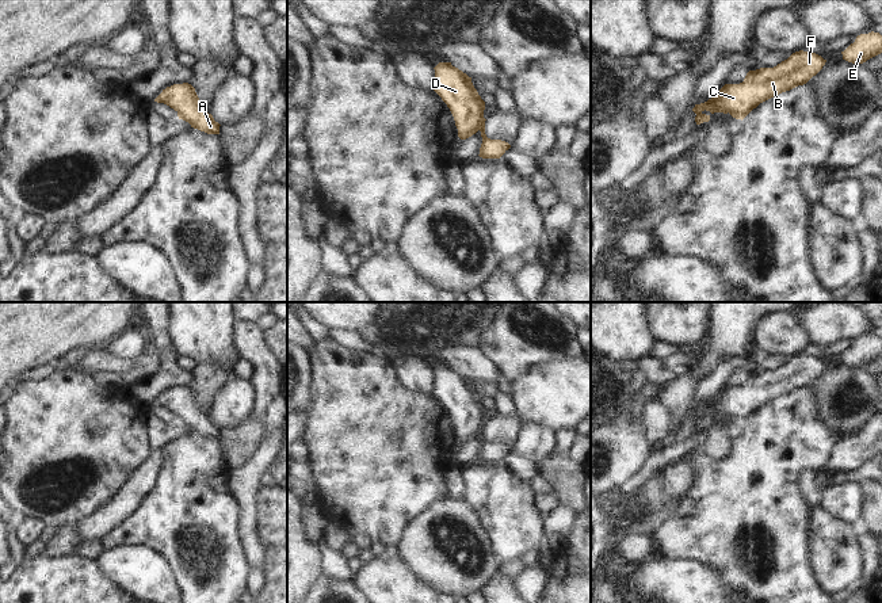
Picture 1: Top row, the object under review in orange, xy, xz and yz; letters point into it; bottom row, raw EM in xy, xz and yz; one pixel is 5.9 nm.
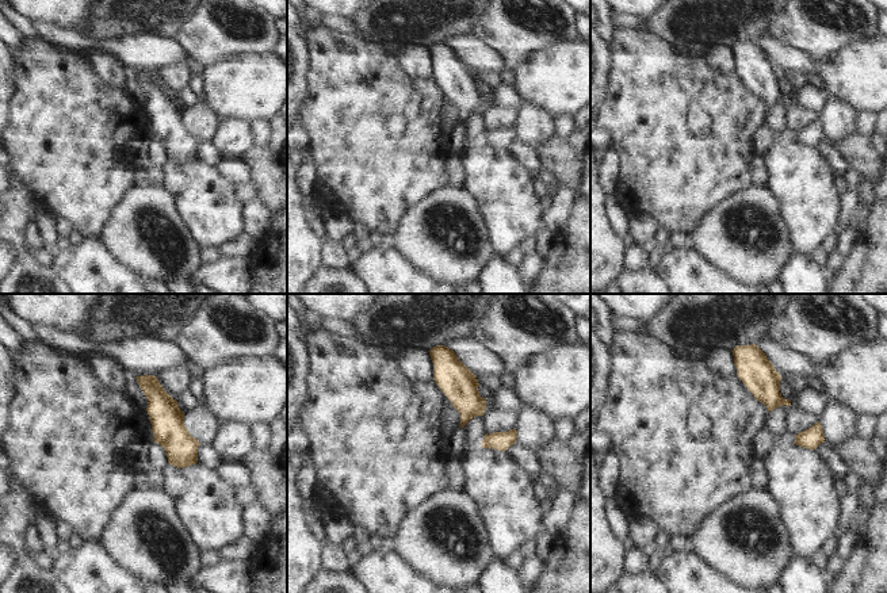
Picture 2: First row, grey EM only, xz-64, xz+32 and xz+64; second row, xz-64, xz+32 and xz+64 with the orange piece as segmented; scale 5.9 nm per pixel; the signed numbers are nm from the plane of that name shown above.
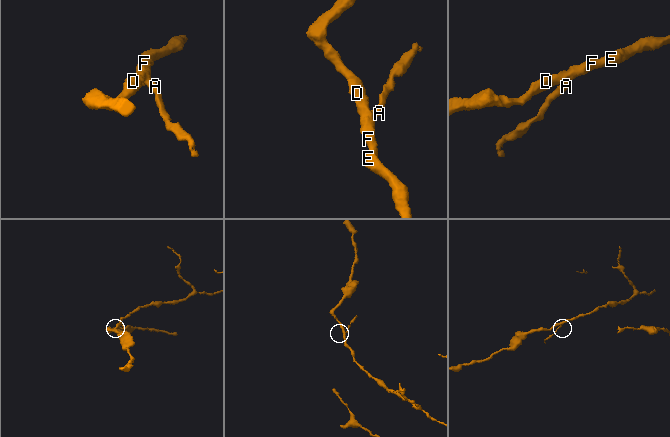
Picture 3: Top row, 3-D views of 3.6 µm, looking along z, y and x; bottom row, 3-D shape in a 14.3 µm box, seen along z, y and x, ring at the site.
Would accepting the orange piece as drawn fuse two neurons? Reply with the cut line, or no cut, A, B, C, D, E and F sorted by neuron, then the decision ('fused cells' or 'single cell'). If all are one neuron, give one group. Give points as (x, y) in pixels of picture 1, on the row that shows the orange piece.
no cut; A B C D E F; single cell

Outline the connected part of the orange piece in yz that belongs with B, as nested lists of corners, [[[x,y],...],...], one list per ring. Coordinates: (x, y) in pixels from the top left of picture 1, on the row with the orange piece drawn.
[[[795,51],[774,68],[749,70],[740,84],[725,84],[711,99],[695,104],[695,122],[700,125],[710,121],[703,111],[730,114],[744,119],[760,103],[806,84],[816,76],[826,60],[812,51]]]

